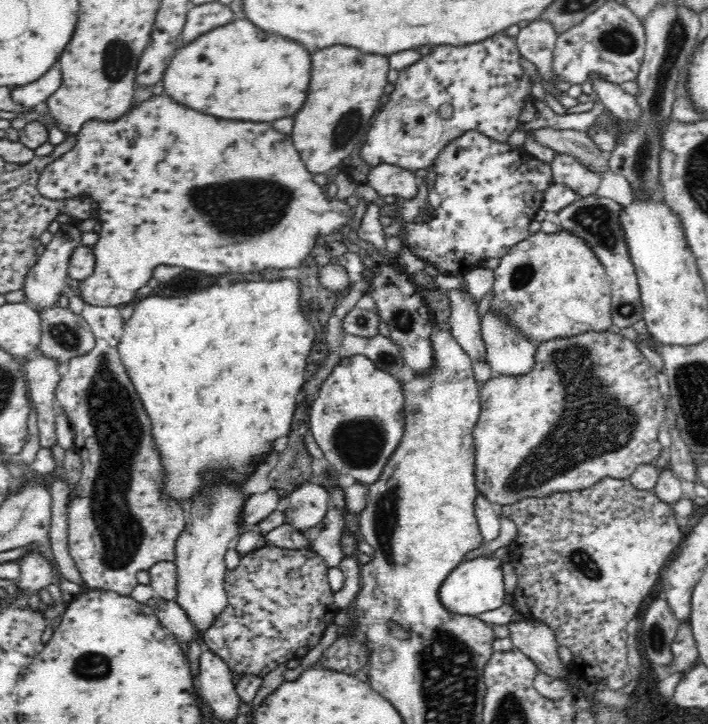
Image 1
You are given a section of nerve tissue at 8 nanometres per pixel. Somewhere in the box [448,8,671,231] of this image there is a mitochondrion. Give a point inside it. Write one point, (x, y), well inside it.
(619, 40)

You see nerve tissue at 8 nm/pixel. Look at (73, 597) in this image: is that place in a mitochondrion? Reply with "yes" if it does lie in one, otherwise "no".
no

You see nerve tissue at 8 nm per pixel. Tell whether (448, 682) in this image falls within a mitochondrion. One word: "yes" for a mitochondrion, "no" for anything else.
yes

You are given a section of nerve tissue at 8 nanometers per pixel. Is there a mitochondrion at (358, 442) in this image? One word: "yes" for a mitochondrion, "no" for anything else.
yes

